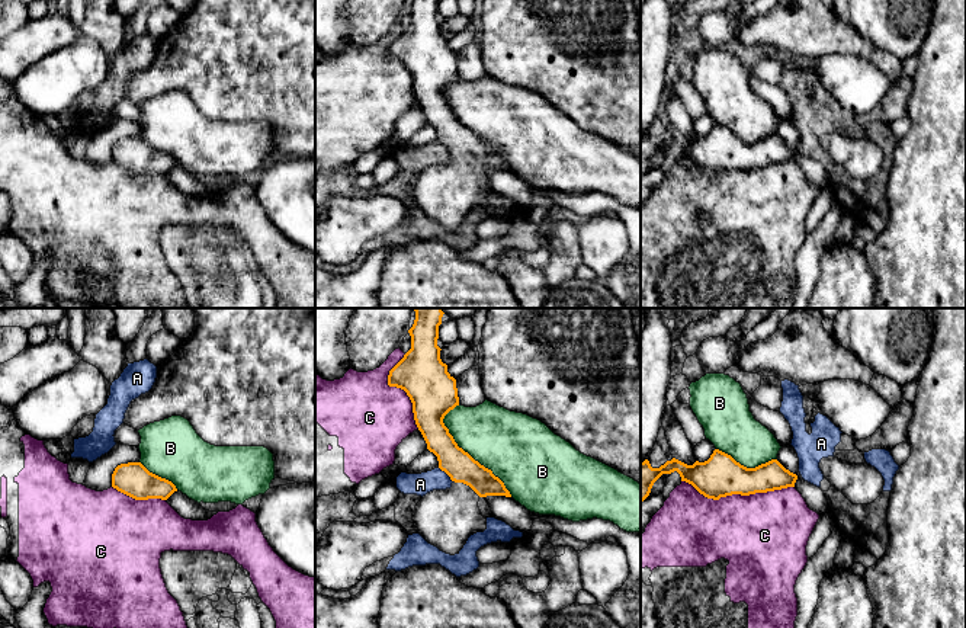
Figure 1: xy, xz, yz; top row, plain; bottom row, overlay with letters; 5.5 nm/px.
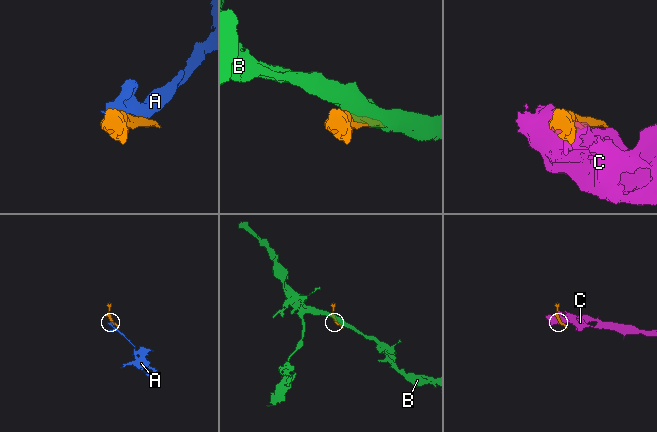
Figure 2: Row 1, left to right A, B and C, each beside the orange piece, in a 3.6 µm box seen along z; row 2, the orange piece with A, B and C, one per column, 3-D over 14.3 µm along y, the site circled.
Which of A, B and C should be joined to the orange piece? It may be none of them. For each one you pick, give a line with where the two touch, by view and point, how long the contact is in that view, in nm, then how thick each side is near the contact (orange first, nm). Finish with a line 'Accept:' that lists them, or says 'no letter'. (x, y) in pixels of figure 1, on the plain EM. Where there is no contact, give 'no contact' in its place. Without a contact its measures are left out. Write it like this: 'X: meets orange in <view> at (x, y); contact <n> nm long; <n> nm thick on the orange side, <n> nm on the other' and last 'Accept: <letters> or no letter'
Accept: no letter

